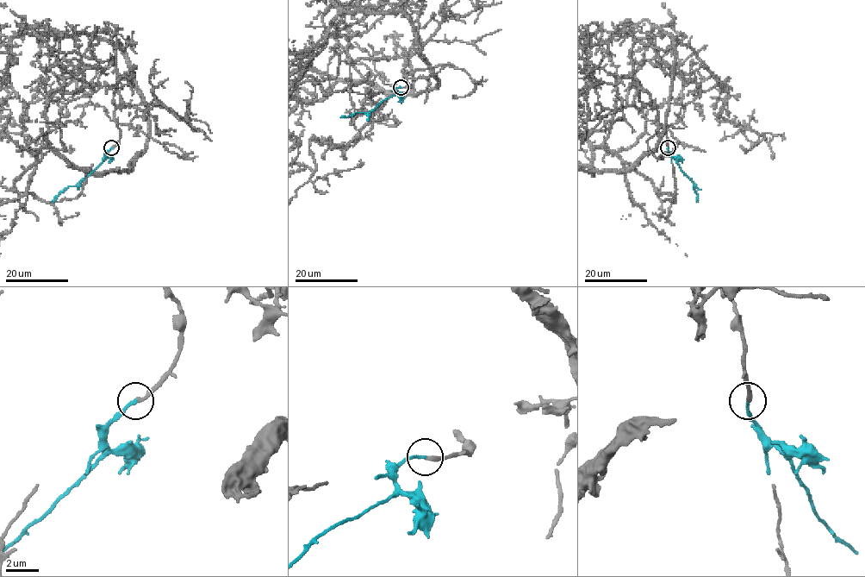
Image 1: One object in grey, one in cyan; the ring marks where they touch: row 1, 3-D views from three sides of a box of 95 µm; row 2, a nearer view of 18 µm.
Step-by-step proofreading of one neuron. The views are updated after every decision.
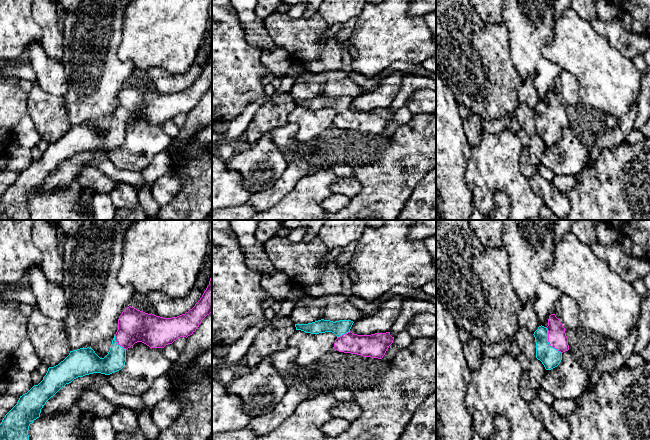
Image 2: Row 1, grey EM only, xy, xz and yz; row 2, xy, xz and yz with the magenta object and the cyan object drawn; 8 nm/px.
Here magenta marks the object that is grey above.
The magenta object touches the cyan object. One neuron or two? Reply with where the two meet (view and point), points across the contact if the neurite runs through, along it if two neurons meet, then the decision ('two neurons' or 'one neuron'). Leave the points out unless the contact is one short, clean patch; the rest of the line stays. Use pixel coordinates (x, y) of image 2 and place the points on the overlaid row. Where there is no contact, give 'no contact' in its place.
yz (548, 341) | across yz (557, 338), (554, 341), (548, 341), (550, 357) | one neuron

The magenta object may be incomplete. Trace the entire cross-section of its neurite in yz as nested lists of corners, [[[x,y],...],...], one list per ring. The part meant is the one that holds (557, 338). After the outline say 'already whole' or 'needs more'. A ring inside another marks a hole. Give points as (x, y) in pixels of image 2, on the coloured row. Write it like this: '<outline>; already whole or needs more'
[[[555,314],[548,319],[548,326],[539,326],[534,332],[536,358],[546,370],[557,367],[562,360],[562,353],[569,350],[565,328]]]; needs more

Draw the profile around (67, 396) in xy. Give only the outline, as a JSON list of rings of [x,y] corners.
[[[93,373],[78,377],[71,383],[62,387],[53,397],[51,397],[41,409],[40,417],[51,417],[55,414],[68,411],[82,392],[91,391],[91,384],[98,378],[108,381],[108,375]]]

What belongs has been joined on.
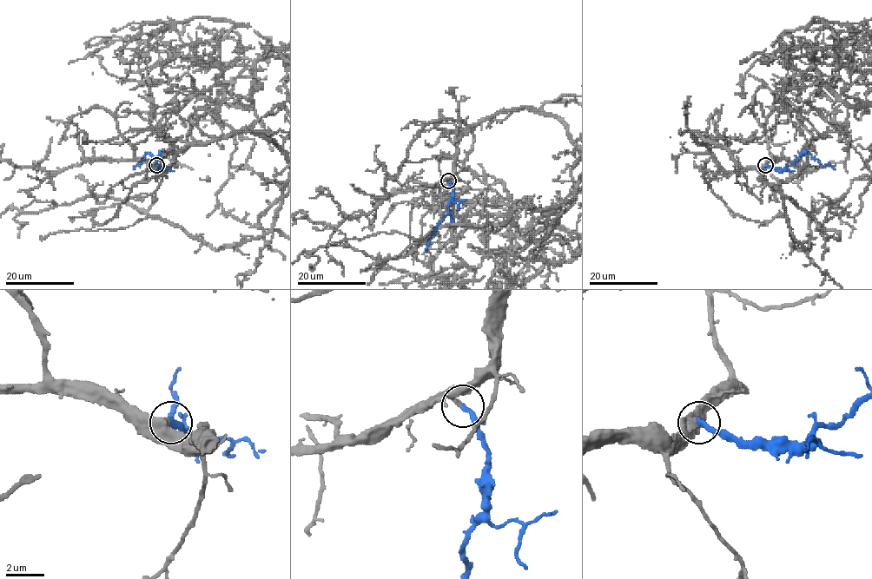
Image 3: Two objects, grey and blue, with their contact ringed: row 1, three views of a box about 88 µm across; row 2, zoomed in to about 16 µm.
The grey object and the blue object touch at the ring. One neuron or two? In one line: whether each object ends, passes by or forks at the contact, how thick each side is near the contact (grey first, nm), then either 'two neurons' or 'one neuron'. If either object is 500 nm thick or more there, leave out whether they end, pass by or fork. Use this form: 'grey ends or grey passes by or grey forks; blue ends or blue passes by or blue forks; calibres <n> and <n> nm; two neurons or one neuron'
grey ends; blue ends; calibres 300 and 280 nm; one neuron

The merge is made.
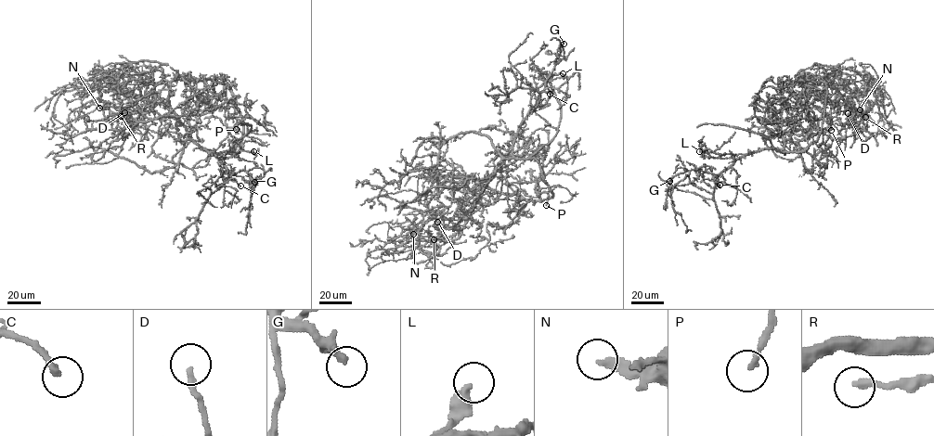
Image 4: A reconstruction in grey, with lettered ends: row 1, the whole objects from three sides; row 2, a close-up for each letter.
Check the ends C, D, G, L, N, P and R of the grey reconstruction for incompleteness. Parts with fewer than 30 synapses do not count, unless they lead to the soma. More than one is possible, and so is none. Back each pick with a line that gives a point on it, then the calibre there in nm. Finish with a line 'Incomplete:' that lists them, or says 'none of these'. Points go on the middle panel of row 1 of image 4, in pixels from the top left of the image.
N: (413, 234) | 280 nm
P: (546, 205) | 220 nm
Incomplete: N, P

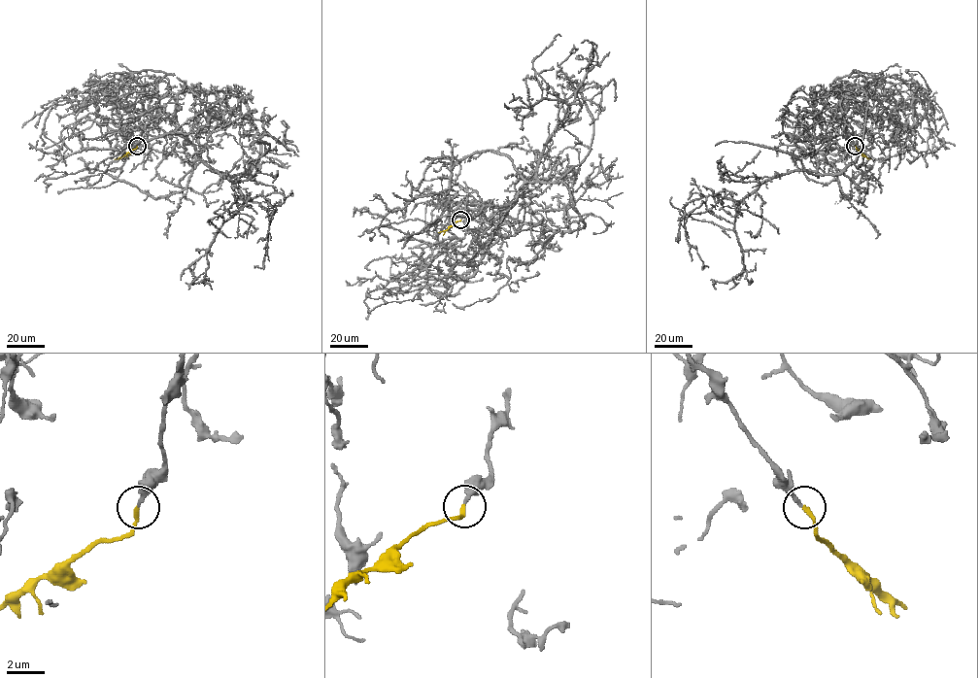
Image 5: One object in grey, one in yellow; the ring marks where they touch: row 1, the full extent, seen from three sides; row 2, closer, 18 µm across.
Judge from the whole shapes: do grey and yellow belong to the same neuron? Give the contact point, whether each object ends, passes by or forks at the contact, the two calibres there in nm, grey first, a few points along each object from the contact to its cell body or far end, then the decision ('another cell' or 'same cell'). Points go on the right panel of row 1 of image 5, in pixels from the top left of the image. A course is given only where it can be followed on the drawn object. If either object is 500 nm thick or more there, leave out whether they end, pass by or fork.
(855, 146) | grey ends | yellow ends | 190/200 nm | grey via (855, 146), (836, 108), (858, 88), (861, 150), (818, 176), (830, 164), (849, 198), (870, 168), (873, 192) | yellow via (855, 146), (868, 159) | same cell

